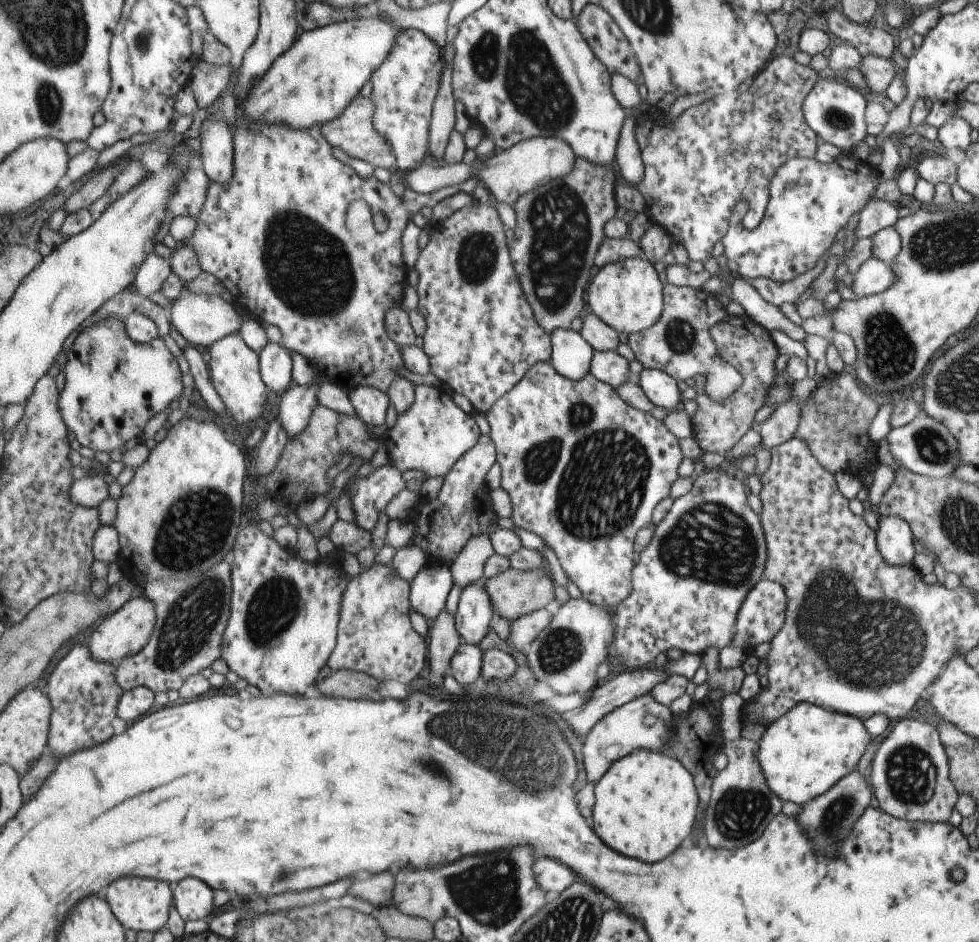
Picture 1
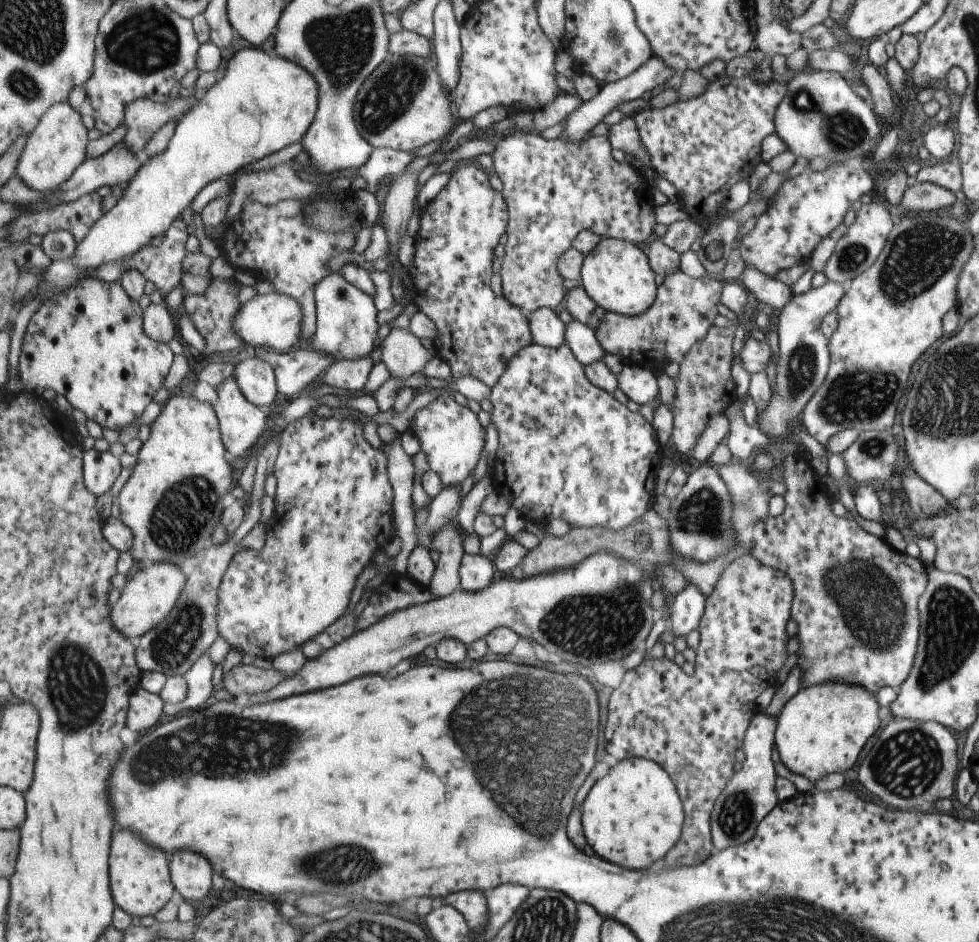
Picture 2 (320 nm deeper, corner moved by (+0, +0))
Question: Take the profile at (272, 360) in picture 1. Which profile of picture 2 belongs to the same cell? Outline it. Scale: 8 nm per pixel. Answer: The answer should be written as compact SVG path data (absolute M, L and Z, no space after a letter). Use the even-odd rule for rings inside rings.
M255 356L235 366L233 376L238 378L247 400L260 407L276 407L279 396L276 372L273 365Z

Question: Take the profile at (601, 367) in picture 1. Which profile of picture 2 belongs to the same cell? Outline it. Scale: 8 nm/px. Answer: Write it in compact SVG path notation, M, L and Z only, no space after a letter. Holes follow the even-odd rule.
M573 318L564 324L564 343L574 353L580 365L591 364L605 354L594 330Z

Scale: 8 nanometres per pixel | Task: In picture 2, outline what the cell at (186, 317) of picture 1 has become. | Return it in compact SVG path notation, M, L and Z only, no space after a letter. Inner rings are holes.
M274 290L247 301L234 321L234 328L243 337L244 342L253 347L266 347L280 353L289 353L289 350L304 338L303 321L302 304L294 296Z

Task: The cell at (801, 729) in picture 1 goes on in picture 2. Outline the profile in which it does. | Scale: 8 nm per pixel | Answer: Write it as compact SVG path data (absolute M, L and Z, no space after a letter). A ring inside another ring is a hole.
M817 683L801 687L781 707L777 714L774 747L780 762L796 775L804 776L812 783L832 772L845 772L855 766L857 754L869 736L875 734L883 712L875 701L875 694L857 683Z

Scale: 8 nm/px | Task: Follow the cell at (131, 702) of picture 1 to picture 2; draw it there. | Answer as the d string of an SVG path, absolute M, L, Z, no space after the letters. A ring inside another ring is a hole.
M140 688L134 692L130 700L128 728L139 734L149 732L161 722L165 714L163 708L165 708L165 701L159 694L153 694Z

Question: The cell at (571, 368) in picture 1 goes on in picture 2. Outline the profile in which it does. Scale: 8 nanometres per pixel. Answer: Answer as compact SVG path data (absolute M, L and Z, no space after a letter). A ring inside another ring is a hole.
M538 308L528 317L535 343L545 348L557 348L564 343L564 324L550 308Z

